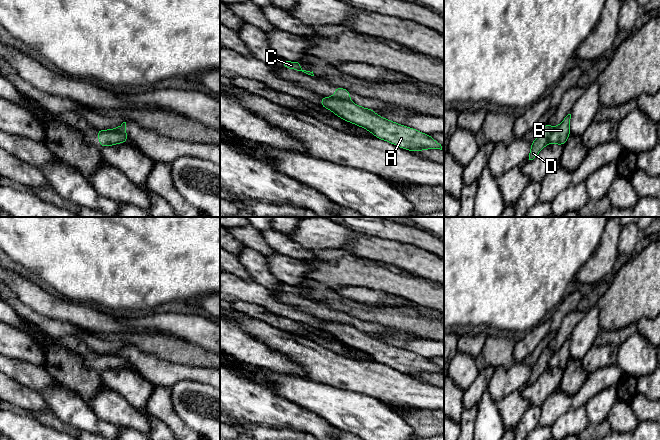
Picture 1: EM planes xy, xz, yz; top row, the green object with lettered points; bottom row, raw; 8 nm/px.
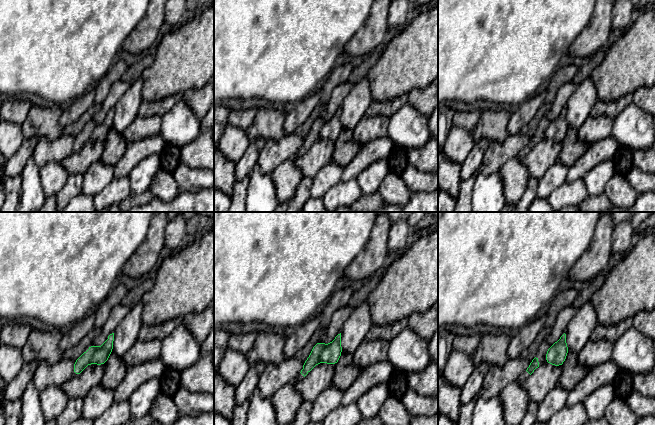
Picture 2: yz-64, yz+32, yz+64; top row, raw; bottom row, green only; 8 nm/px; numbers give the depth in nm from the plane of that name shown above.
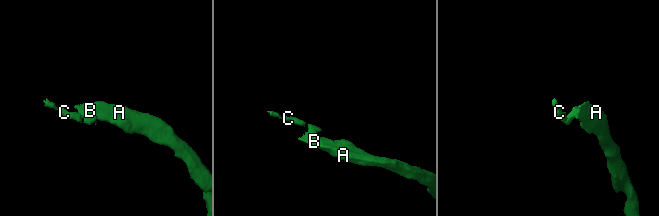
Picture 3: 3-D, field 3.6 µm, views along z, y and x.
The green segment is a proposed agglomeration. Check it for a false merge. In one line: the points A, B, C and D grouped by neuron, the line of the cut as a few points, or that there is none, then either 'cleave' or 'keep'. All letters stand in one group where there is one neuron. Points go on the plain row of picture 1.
groups A B / C D; cut xz (334, 320), (349, 324); cleave

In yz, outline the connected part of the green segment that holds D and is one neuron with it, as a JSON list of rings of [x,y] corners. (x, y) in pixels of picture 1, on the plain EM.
[[[547,347],[541,352],[537,362],[531,366],[531,374],[529,377],[529,384],[533,384],[539,376],[549,367],[548,363],[553,354],[553,351]]]

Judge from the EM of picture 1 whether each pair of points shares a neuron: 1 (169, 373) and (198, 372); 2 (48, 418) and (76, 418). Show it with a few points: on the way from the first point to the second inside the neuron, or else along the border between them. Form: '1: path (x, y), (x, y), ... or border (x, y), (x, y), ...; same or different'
1: path (176, 372), (191, 372); same
2: border (48, 409), (59, 419); different

